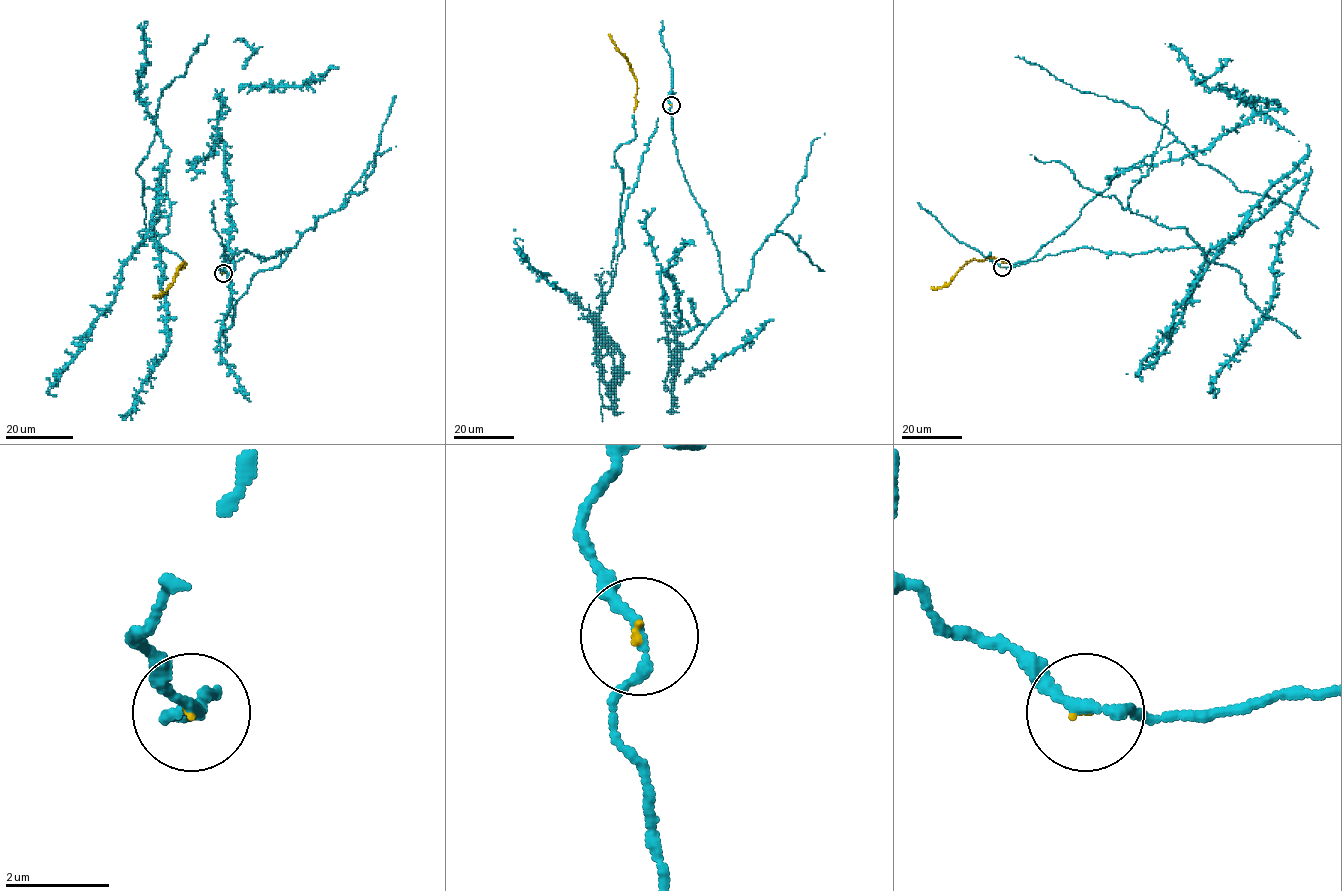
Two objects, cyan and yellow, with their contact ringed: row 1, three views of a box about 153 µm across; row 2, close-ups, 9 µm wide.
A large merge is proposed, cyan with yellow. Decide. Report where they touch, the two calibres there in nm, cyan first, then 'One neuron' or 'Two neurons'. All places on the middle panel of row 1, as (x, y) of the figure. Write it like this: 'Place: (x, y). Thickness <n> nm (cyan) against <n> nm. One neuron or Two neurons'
Place: (671, 105). Thickness 200 nm (cyan) against 60 nm. One neuron

